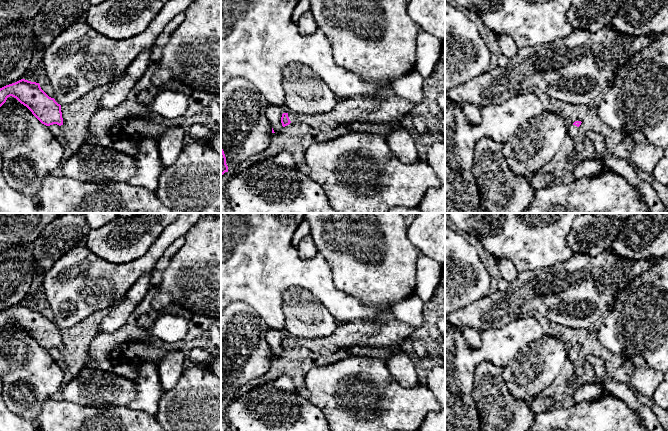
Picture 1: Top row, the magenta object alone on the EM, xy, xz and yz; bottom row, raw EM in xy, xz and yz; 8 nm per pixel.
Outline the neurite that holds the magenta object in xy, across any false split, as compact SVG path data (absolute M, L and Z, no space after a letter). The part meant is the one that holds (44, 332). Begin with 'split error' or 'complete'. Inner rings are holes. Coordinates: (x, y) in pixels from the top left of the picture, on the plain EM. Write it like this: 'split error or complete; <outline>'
complete; M21 303L0 312L0 331L8 321L16 322L44 349L63 349L61 329L49 321L39 307Z

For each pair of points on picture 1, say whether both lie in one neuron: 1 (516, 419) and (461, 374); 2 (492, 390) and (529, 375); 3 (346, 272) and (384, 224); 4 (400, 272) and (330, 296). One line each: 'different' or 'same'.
1: different
2: different
3: same
4: different

